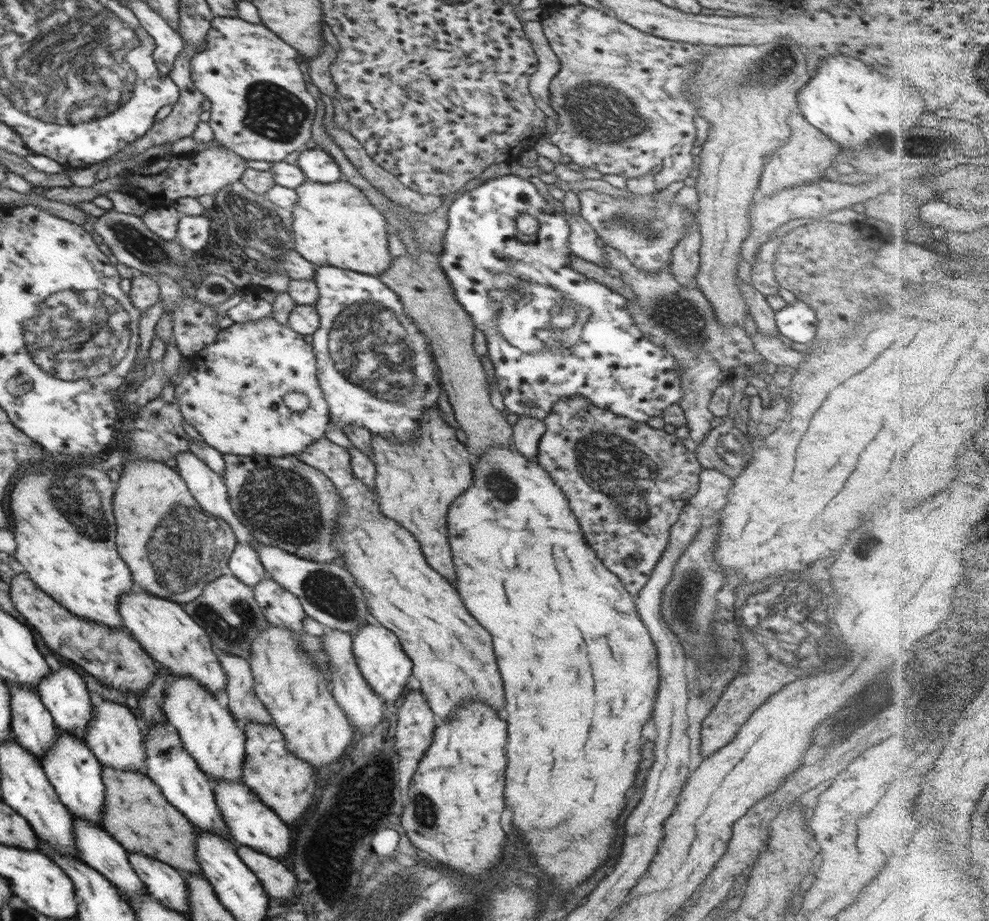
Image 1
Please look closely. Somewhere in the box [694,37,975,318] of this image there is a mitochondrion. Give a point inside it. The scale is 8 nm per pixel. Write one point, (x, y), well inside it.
(774, 64)

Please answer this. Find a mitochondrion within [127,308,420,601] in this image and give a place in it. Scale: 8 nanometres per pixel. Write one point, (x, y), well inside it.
(188, 547)

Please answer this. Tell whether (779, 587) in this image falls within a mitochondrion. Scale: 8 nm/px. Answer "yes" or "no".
yes

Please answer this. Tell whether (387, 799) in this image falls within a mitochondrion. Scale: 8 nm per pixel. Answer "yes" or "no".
yes

